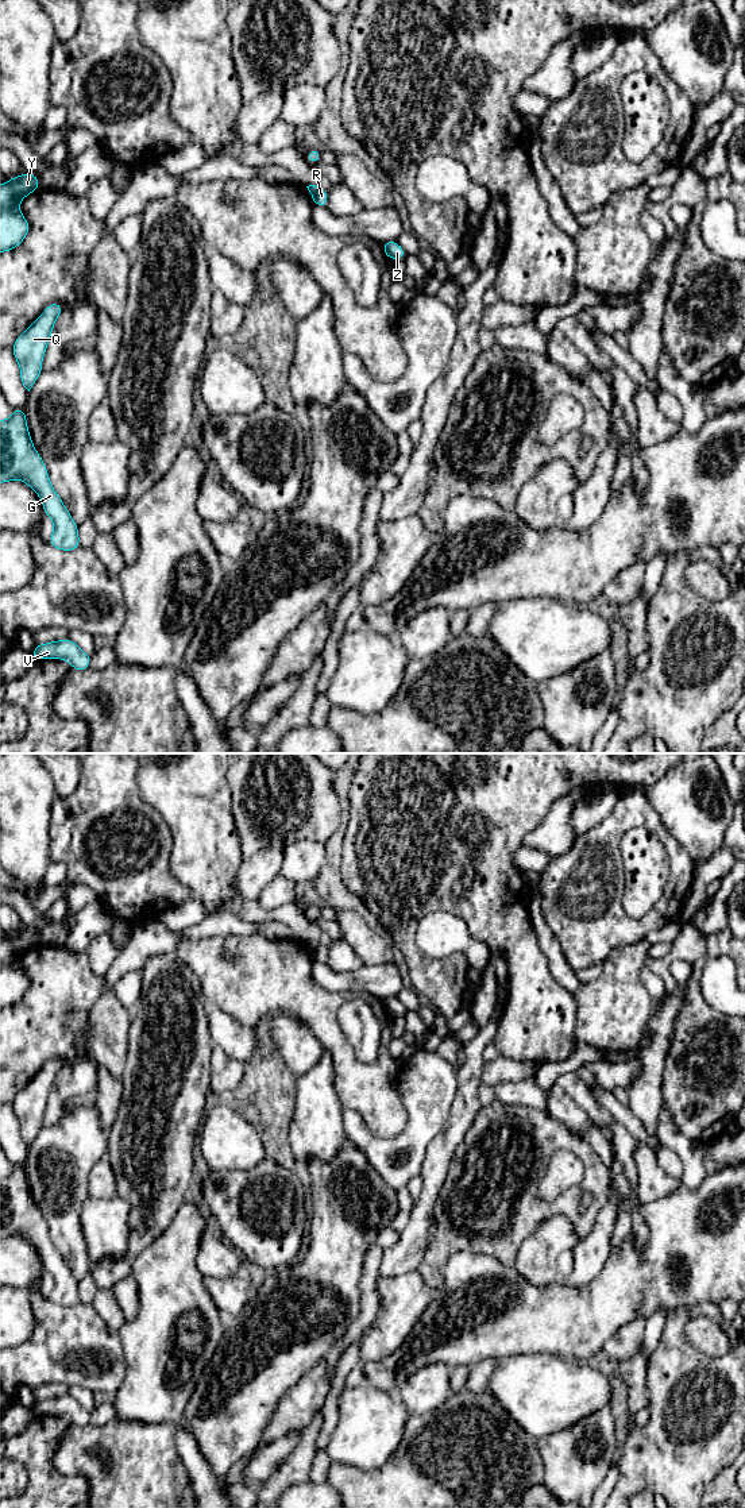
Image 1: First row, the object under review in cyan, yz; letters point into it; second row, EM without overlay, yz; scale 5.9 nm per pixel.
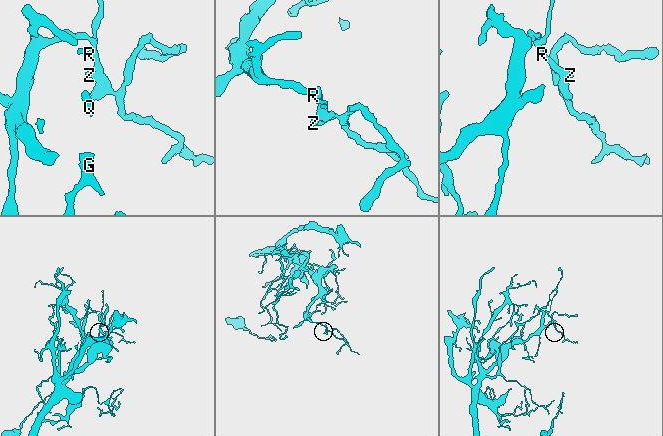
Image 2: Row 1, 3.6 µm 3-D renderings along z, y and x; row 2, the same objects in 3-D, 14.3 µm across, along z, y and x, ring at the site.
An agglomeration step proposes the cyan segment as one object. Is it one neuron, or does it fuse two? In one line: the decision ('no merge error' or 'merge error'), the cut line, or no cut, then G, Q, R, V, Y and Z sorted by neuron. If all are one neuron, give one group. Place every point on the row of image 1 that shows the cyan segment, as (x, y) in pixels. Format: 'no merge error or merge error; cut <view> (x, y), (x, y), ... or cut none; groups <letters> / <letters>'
no merge error; cut none; groups G Q R V Y Z

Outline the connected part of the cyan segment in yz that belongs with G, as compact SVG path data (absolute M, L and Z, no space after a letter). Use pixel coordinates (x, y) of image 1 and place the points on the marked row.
M12 409L9 420L0 420L0 483L22 479L39 497L45 514L54 522L49 544L61 551L80 548L78 525L50 483L45 462L30 437L26 409Z

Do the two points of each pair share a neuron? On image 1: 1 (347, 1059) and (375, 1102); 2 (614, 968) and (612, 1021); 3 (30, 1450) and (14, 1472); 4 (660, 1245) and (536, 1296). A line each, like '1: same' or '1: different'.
1: same
2: same
3: different
4: same

